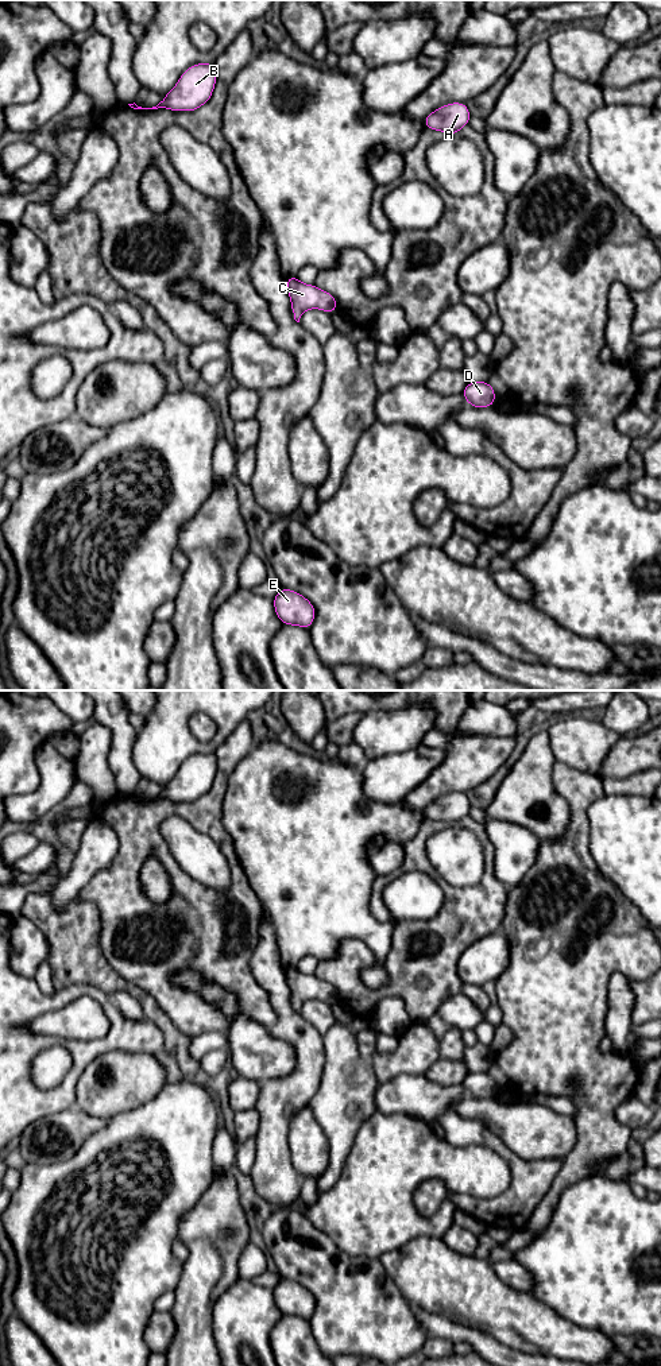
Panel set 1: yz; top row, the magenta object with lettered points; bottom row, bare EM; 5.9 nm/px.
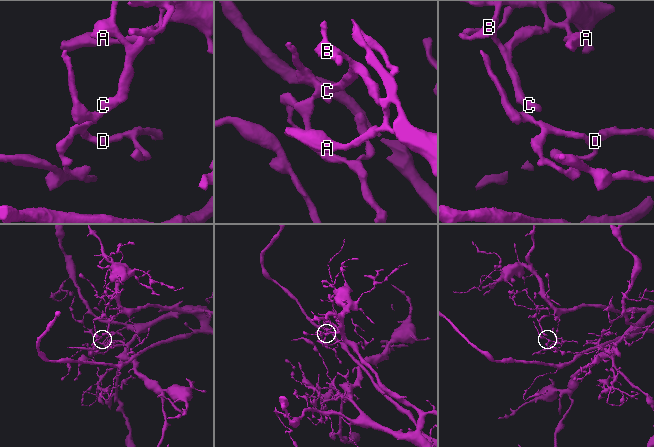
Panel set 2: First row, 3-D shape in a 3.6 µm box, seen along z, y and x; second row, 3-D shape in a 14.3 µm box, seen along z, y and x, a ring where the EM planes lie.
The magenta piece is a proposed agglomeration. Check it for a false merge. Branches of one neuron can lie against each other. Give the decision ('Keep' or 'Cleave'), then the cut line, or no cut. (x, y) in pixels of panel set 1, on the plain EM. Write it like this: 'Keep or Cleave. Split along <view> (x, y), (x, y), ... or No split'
Keep. No split

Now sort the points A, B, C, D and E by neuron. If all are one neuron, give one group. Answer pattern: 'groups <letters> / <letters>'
groups A B C D E

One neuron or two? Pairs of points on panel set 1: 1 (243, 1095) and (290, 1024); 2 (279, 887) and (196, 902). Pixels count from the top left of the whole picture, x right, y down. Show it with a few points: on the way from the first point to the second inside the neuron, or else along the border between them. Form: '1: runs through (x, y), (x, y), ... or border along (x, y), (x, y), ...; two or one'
1: border along (261, 1083), (258, 1098), (252, 1107); two
2: border along (240, 863), (251, 889), (265, 909); two

